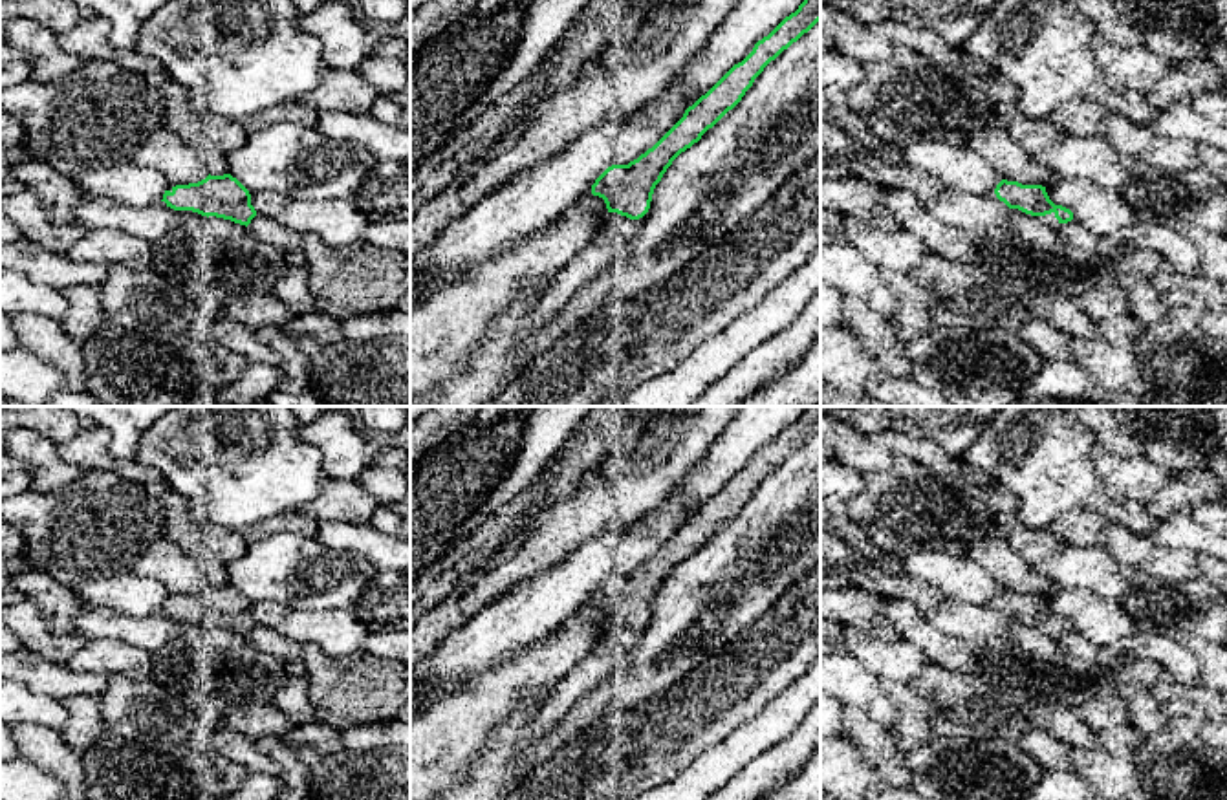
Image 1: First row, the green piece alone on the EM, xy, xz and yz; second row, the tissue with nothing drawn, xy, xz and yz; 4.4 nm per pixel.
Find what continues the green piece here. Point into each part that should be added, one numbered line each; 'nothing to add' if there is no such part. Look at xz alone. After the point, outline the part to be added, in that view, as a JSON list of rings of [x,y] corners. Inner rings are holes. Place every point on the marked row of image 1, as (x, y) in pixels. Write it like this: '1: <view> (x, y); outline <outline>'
nothing to add

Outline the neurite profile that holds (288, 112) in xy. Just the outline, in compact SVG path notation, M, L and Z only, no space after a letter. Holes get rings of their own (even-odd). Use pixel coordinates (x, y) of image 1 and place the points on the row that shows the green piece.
M288 101L245 117L242 124L247 132L256 132L275 123L299 123L304 126L315 126L317 115L319 112L313 106L299 101Z

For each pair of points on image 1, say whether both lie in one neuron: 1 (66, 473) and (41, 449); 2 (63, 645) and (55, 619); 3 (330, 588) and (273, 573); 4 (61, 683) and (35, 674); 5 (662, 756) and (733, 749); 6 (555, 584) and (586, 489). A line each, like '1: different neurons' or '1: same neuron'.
1: same neuron
2: different neurons
3: same neuron
4: same neuron
5: different neurons
6: different neurons

